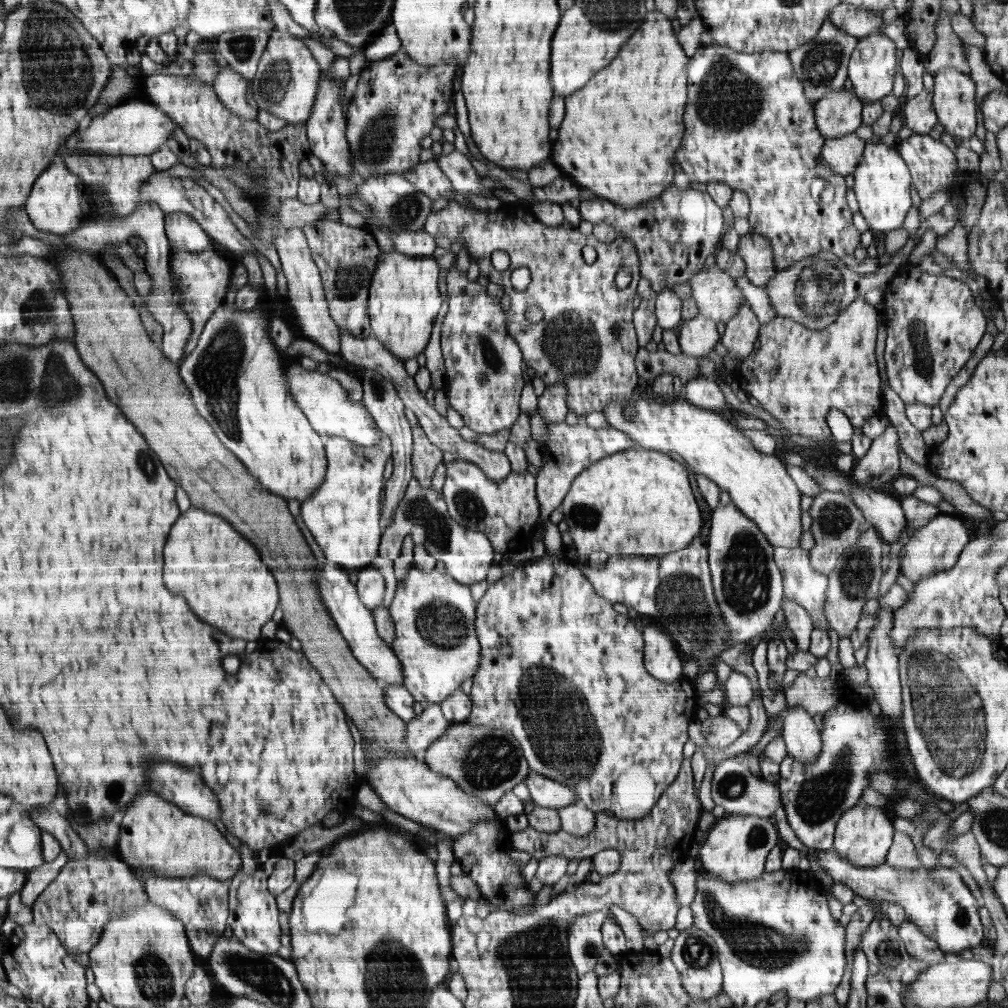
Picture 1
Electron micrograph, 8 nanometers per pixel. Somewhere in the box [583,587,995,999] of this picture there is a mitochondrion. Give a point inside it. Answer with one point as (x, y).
(951, 718)

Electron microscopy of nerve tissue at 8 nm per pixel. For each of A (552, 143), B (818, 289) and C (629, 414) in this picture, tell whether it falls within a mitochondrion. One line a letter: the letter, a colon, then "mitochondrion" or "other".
A: other
B: mitochondrion
C: other

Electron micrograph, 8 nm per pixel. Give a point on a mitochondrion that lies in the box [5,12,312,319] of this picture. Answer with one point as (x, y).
(40, 79)

